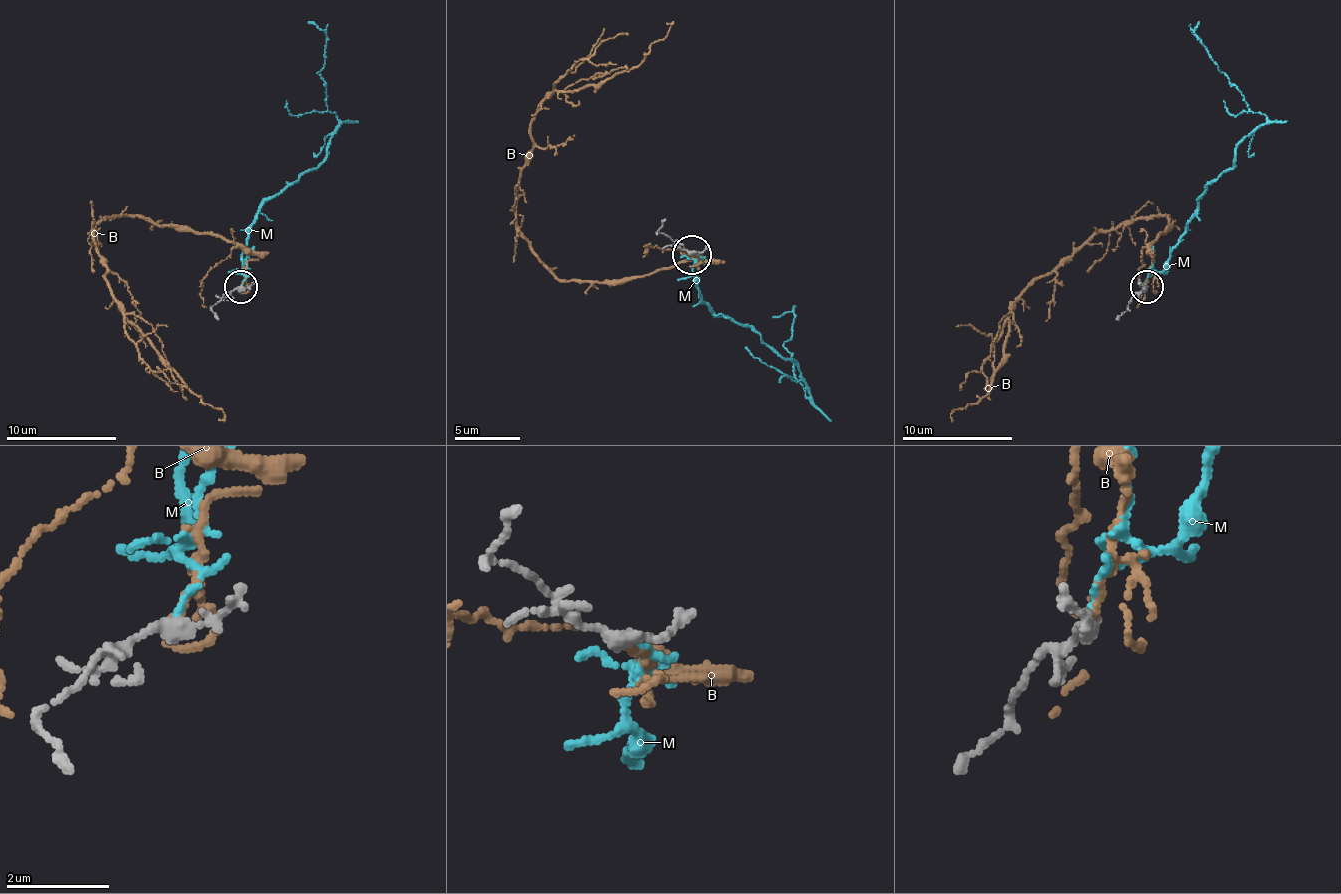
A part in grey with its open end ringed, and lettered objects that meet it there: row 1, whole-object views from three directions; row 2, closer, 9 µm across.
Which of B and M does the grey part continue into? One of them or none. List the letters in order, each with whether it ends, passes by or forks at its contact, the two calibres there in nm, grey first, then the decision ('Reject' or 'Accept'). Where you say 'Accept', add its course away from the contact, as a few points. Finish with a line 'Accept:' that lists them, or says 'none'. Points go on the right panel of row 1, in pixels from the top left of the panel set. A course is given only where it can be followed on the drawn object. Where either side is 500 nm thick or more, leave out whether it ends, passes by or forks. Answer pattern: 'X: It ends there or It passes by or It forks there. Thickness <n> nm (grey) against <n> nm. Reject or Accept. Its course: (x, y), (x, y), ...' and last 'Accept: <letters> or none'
B: It ends there. Thickness 240 nm (grey) against 150 nm. Accept. Its course: (1145, 286), (1151, 244), (1167, 217), (1096, 230), (1024, 291), (991, 390), (952, 421)
M: It passes by. Thickness 240 nm (grey) against 70 nm. Reject
Accept: B

